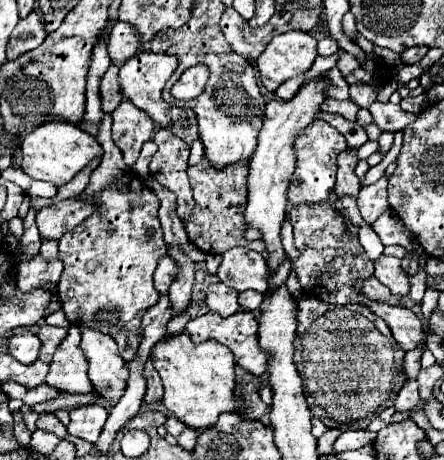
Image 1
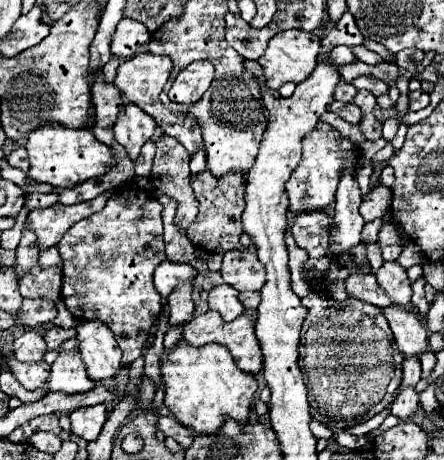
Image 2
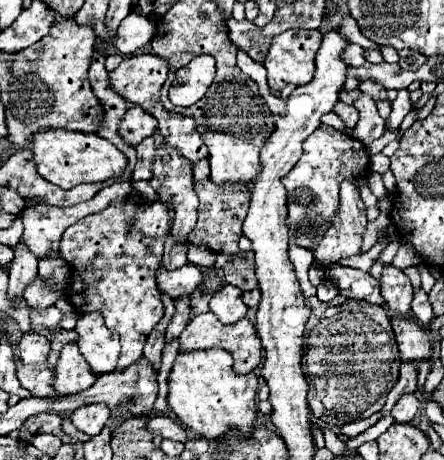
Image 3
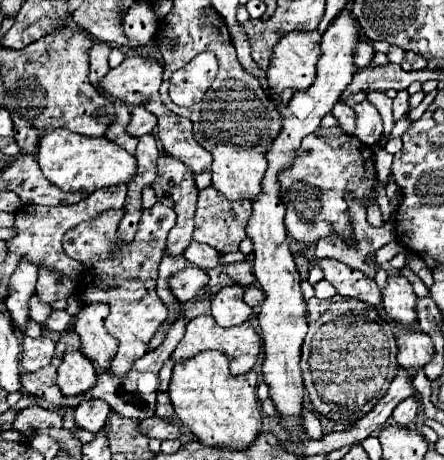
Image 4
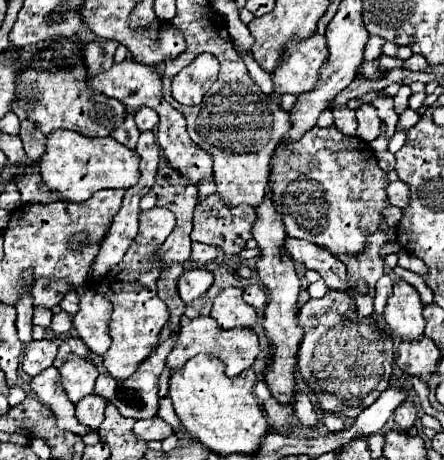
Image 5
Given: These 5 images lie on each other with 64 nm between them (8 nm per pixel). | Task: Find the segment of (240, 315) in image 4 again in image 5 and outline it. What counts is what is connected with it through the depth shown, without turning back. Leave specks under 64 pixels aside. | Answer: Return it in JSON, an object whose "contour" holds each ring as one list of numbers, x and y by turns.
{"contour":[[224,288,212,306,212,318,220,328,250,328,256,324,256,308,242,300,242,288]]}

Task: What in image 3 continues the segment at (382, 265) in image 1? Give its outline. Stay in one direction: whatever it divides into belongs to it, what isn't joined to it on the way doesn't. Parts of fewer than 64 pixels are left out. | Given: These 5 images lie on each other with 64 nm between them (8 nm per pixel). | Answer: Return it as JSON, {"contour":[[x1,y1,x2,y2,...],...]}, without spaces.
{"contour":[[394,266,384,268,380,288,382,288,382,296,386,300,388,312,394,316,408,318,414,290,412,290,412,284,406,278,406,274]]}

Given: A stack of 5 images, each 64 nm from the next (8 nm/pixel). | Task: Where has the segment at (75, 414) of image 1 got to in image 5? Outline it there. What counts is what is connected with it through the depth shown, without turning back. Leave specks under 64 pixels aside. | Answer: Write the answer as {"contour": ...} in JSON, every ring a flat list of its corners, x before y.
{"contour":[[90,394,76,404,76,418,80,420,80,424,98,430,98,426,104,420,104,408,106,408,106,400,96,394]]}

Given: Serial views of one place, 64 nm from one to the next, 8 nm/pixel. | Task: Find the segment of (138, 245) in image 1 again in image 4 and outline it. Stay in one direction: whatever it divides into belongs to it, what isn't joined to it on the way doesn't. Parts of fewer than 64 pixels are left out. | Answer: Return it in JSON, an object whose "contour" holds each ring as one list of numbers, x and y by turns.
{"contour":[[154,204,152,208,142,210,142,218,134,240,128,246,124,246,118,256,110,258,110,250,118,244,116,226,122,214,124,210,108,210,100,214,94,222,78,224,62,240,64,252,68,252,70,258,84,264,84,272,76,282,74,292,78,300,86,304,88,292,88,302,106,302,110,306,106,328,118,340,118,352,114,360,110,360,108,368,114,376,126,376,130,372,132,364,148,352,150,340,154,338,156,330,168,316,164,302,156,294,156,278,166,248,166,236,170,228,176,224,176,212,172,212,172,208,164,204]]}

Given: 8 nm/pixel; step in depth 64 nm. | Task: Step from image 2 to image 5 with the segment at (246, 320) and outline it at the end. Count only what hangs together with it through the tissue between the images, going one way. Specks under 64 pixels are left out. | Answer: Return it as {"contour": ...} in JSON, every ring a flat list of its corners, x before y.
{"contour":[[198,316,194,320,190,320,188,324,184,324,178,330,178,338,176,344,172,348,172,352,166,358,166,366,174,372,176,368,182,368,192,356,198,354,212,354,218,360,224,362,226,366,226,376,236,376,240,374,244,368,250,368,258,356,260,348,258,348,258,336,254,334,252,328,232,328,232,330,222,330,214,318,210,316]]}

